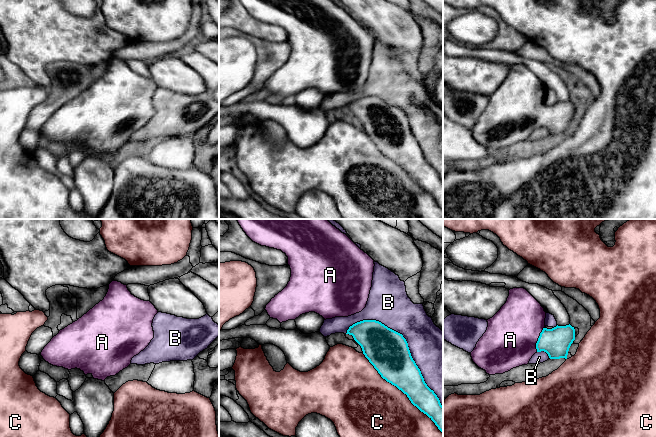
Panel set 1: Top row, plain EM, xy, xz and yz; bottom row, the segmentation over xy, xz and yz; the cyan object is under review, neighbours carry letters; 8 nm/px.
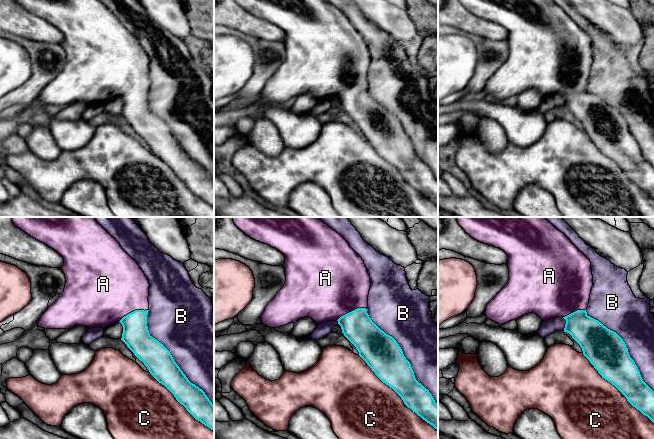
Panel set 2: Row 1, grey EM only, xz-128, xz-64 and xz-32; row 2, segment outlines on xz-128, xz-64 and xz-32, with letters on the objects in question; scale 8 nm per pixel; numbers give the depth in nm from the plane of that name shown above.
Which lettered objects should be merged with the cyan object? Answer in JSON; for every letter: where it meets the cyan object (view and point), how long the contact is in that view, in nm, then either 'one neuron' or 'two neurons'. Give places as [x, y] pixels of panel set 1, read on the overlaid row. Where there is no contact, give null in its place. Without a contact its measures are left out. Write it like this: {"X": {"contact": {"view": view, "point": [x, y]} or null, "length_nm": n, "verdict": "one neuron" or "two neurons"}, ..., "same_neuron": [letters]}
{"A": {"contact": {"view": "yz", "point": [538, 339]}, "length_nm": 220, "verdict": "one neuron"}, "B": {"contact": {"view": "xz", "point": [407, 344]}, "length_nm": 1000, "verdict": "two neurons"}, "C": {"contact": {"view": "xz", "point": [402, 391]}, "length_nm": 900, "verdict": "two neurons"}, "same_neuron": ["A"]}

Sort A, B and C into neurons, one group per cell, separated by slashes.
A / B / C

